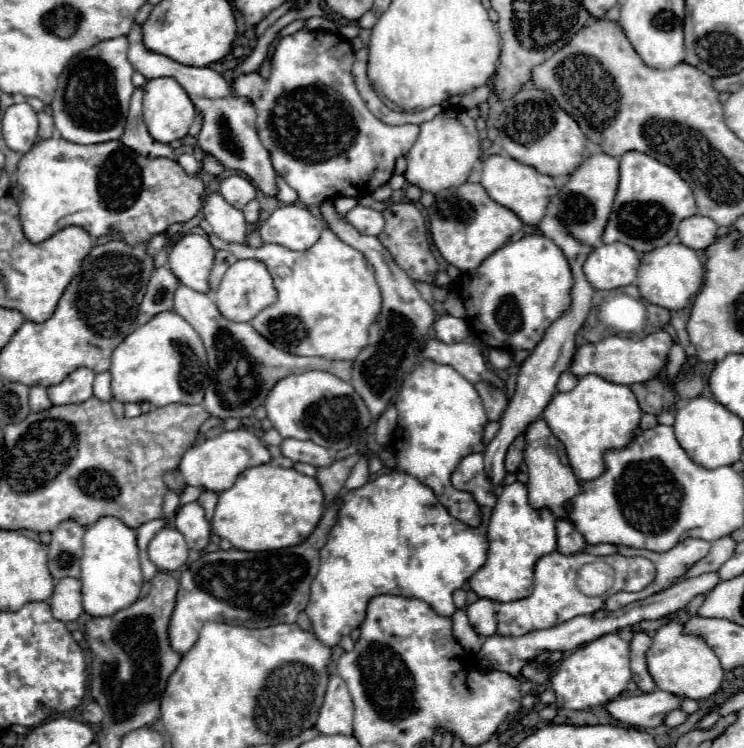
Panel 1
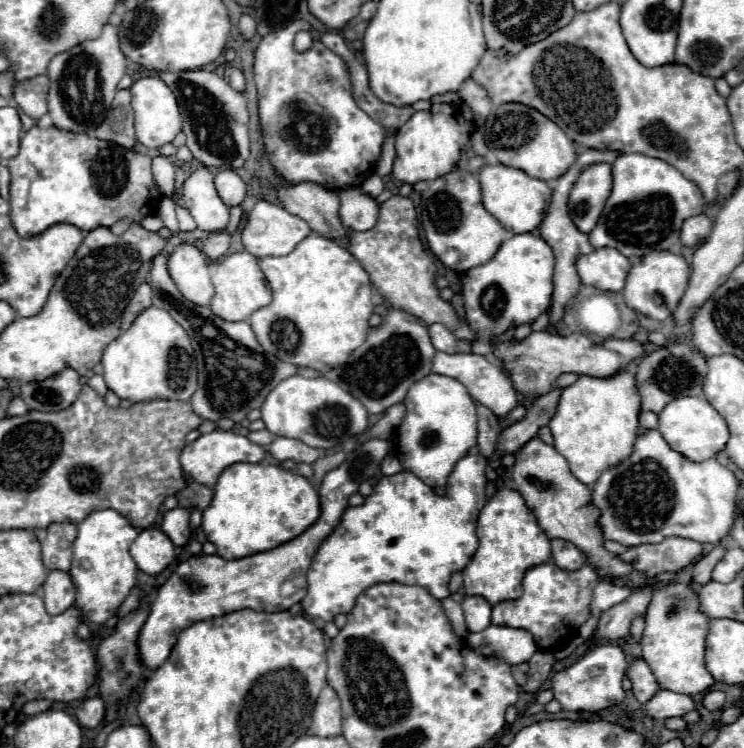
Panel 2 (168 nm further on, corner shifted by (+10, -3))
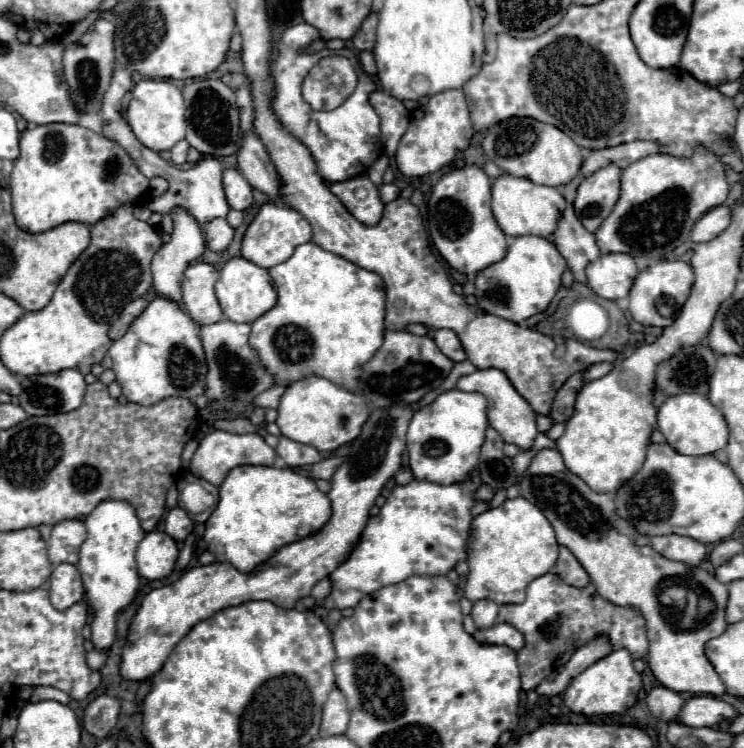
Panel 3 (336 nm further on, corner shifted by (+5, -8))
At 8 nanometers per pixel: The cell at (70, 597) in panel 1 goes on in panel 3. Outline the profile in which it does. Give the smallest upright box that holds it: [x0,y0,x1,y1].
[49,564,85,610]

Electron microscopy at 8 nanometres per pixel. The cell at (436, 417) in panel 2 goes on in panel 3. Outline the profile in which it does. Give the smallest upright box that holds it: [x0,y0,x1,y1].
[407,388,487,484]

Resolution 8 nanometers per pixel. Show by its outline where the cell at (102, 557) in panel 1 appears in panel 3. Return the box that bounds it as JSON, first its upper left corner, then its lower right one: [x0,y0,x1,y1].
[79,500,145,652]

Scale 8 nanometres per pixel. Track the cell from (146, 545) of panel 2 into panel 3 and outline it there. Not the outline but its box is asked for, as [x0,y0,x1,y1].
[137,532,177,580]

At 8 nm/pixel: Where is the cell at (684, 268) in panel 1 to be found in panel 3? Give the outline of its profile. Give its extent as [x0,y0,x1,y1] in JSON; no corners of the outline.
[629,260,693,328]

